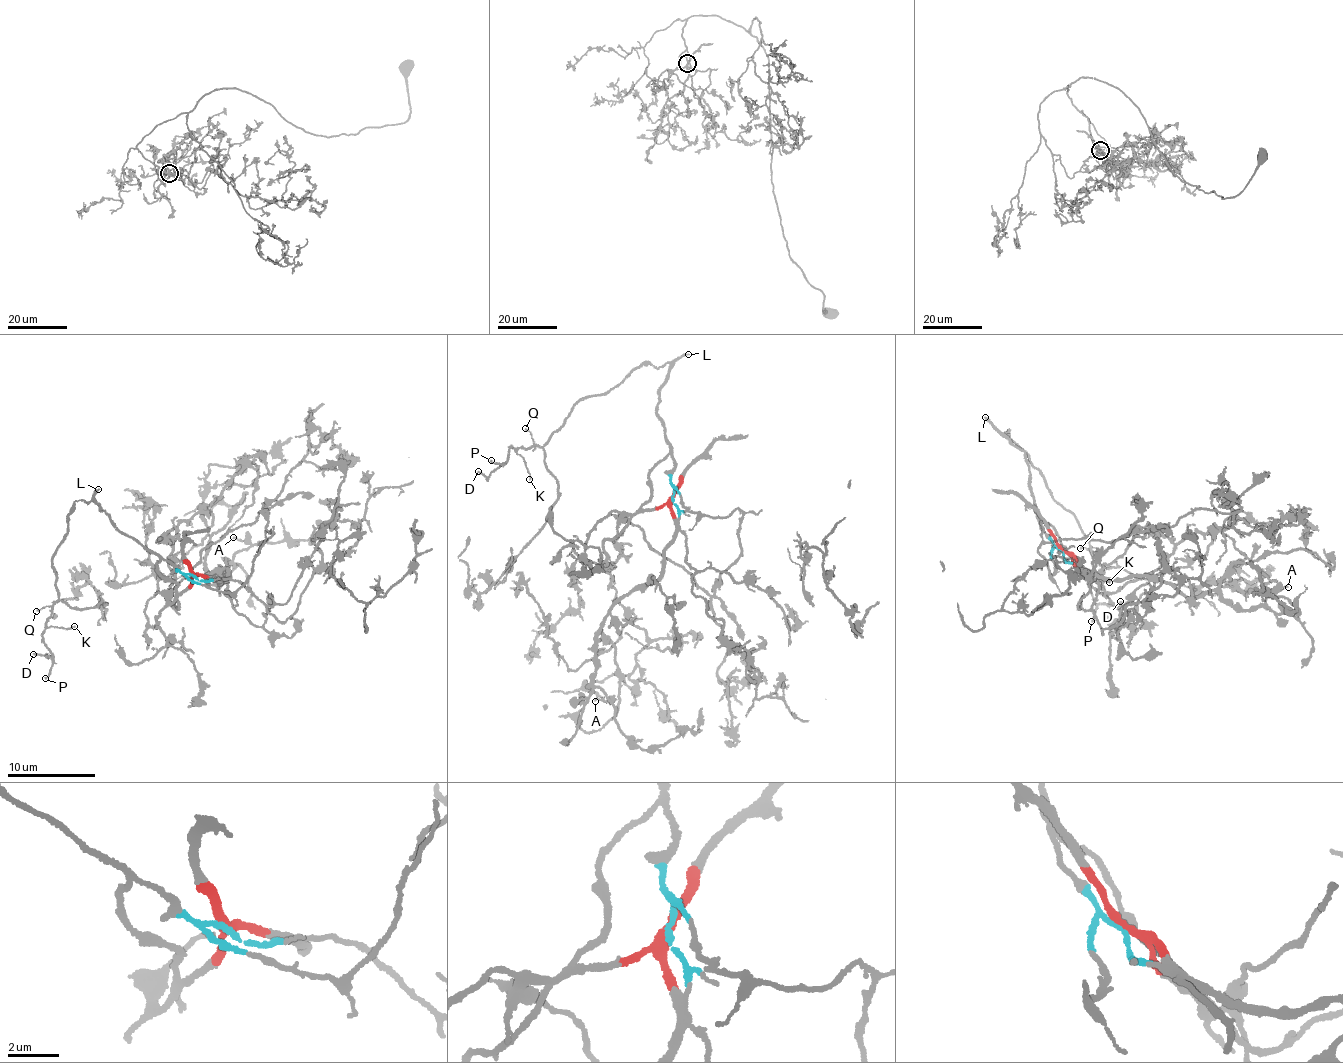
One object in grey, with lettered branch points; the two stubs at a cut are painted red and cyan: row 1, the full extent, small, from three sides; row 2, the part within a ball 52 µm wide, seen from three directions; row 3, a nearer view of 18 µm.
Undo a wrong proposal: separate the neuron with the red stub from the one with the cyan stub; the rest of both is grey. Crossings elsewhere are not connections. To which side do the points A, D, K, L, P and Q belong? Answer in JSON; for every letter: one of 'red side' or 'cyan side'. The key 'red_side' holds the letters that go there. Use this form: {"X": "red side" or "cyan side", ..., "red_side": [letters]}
{"A": "red side", "D": "cyan side", "K": "cyan side", "L": "cyan side", "P": "cyan side", "Q": "cyan side", "red_side": ["A"]}

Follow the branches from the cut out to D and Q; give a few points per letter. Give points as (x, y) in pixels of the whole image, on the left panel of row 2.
D: (192, 574), (178, 571), (80, 499), (53, 562), (58, 596), (43, 636), (52, 656), (33, 653)
Q: (192, 574), (178, 571), (116, 528), (93, 502), (80, 499), (54, 553), (58, 596), (36, 611)

